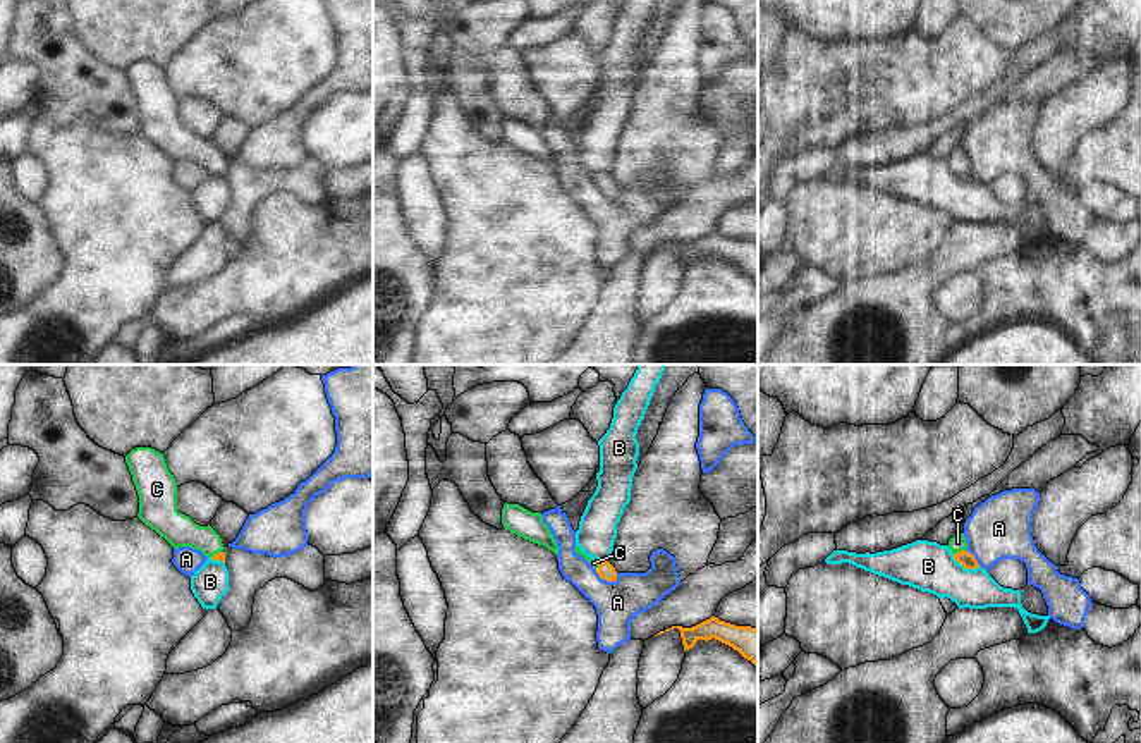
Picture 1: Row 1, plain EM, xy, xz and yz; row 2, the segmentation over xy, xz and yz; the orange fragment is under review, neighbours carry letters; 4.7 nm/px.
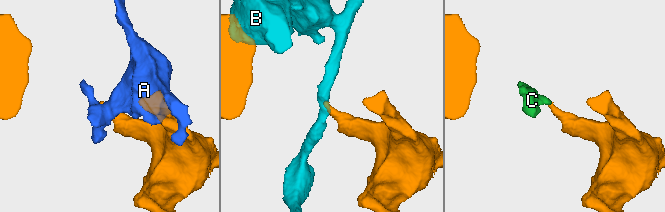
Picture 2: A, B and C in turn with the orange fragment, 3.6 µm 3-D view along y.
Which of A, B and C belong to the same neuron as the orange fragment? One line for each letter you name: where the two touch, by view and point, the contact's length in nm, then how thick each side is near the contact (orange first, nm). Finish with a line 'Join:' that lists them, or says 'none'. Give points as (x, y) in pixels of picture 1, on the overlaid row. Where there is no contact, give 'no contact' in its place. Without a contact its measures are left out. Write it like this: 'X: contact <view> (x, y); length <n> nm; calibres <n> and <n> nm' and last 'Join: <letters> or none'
C: contact yz (961, 551); length 70 nm; calibres 70 and 80 nm
Join: C

